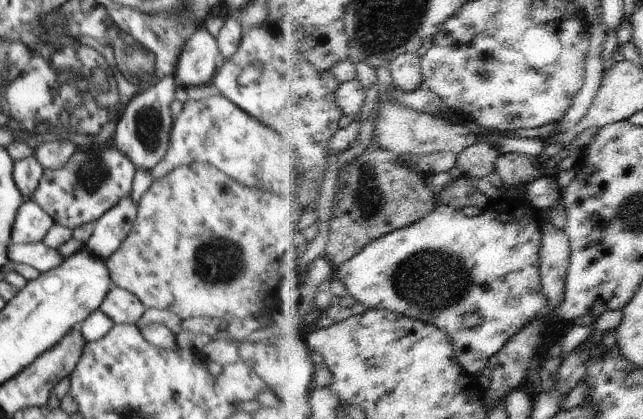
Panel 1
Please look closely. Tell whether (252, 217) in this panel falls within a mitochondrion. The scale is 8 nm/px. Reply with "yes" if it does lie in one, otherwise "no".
no

